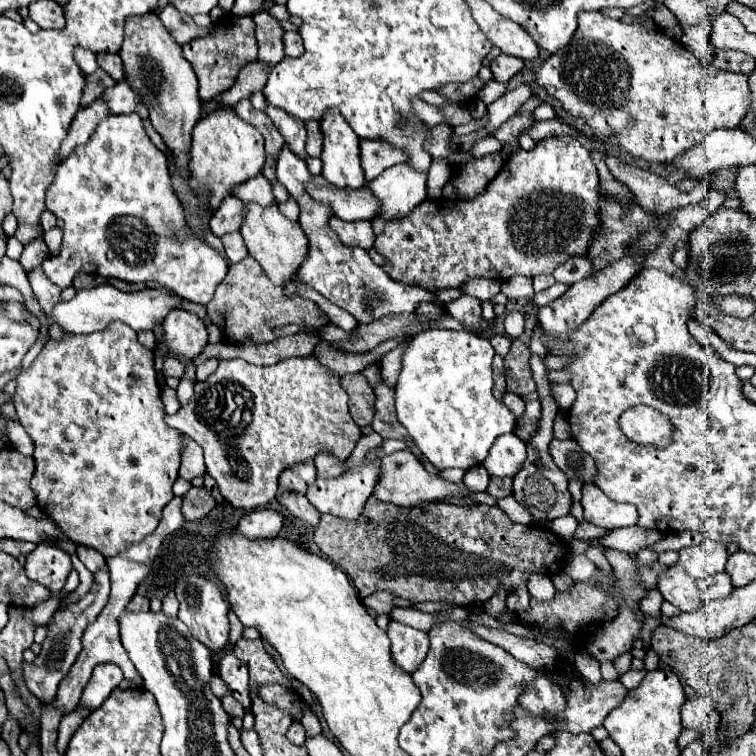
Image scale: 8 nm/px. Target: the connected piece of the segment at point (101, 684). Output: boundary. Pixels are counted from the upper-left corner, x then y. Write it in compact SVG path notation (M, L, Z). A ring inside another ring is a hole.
M115 663L97 665L79 703L89 709L97 709L121 681L123 681L123 671Z

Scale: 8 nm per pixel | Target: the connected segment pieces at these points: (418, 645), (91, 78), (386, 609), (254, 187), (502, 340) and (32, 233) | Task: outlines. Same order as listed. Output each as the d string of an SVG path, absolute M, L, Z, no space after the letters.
M391 621L387 635L391 641L391 657L395 665L405 673L413 673L427 655L427 649L429 649L427 633L401 625L397 621Z
M97 69L95 73L87 75L87 79L85 79L85 91L83 91L83 97L81 97L81 105L87 107L89 103L93 103L95 99L99 99L103 95L103 89L109 89L115 83L117 81L113 81L111 77L107 77L107 73L103 73L103 69Z
M379 591L379 593L373 593L373 595L365 597L365 599L361 599L361 601L363 601L365 607L373 609L375 613L391 613L391 609L393 609L393 599L395 599L395 597L393 597L391 593Z
M259 173L257 177L241 183L239 187L235 187L235 197L239 197L241 201L249 201L249 203L257 203L261 207L267 207L271 203L275 203L275 197L273 197L273 189L271 189L271 183Z
M493 335L493 337L489 337L489 343L493 345L493 349L495 349L497 355L507 355L511 339L505 337L505 335Z
M19 225L15 237L25 245L25 243L29 243L31 239L41 237L41 227L39 227L39 225L35 225L35 227L33 227L33 225Z

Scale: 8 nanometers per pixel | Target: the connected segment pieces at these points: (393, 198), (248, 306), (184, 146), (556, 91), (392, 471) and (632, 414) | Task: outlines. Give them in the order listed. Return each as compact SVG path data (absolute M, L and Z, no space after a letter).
M399 163L383 171L375 181L369 181L367 187L381 201L379 217L385 221L401 219L423 203L427 197L425 189L427 173L417 173L409 163Z
M251 257L237 265L229 265L227 277L217 287L215 297L207 305L207 315L215 325L221 327L223 341L231 345L269 343L275 339L275 333L271 329L283 327L287 323L299 323L307 329L323 327L329 323L329 317L325 321L325 313L311 299L303 299L299 295L285 297L283 287L273 285L263 273L261 265L257 265L257 261Z
M155 13L127 17L125 41L119 51L123 59L127 83L135 93L141 95L143 103L149 109L149 119L153 129L163 137L167 147L177 159L177 175L183 181L189 181L189 149L191 149L191 131L201 117L201 99L197 93L197 77L193 67L183 57L181 47L163 27L161 19Z
M599 11L579 13L571 45L553 53L535 71L535 81L543 85L549 97L557 99L567 113L583 119L597 139L649 163L671 161L683 151L699 145L711 131L737 127L751 103L745 75L703 66L682 43L673 41L659 28L649 30L637 23L609 21L609 17Z
M403 449L403 451L389 455L389 457L383 457L381 475L379 475L379 481L375 485L373 495L385 503L415 507L419 503L435 503L435 501L443 501L447 497L463 497L463 493L469 493L469 489L463 483L455 485L455 483L449 483L441 477L429 475L417 457L409 449Z
M631 407L621 415L621 431L635 443L665 447L671 441L673 425L667 417L651 407Z

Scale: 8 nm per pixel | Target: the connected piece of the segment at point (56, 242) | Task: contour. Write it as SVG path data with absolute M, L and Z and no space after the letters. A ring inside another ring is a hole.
M55 227L55 229L47 231L47 233L43 233L43 241L47 243L49 253L51 253L51 255L55 255L55 253L57 253L57 249L59 249L59 245L61 245L61 229L59 229L59 227Z

